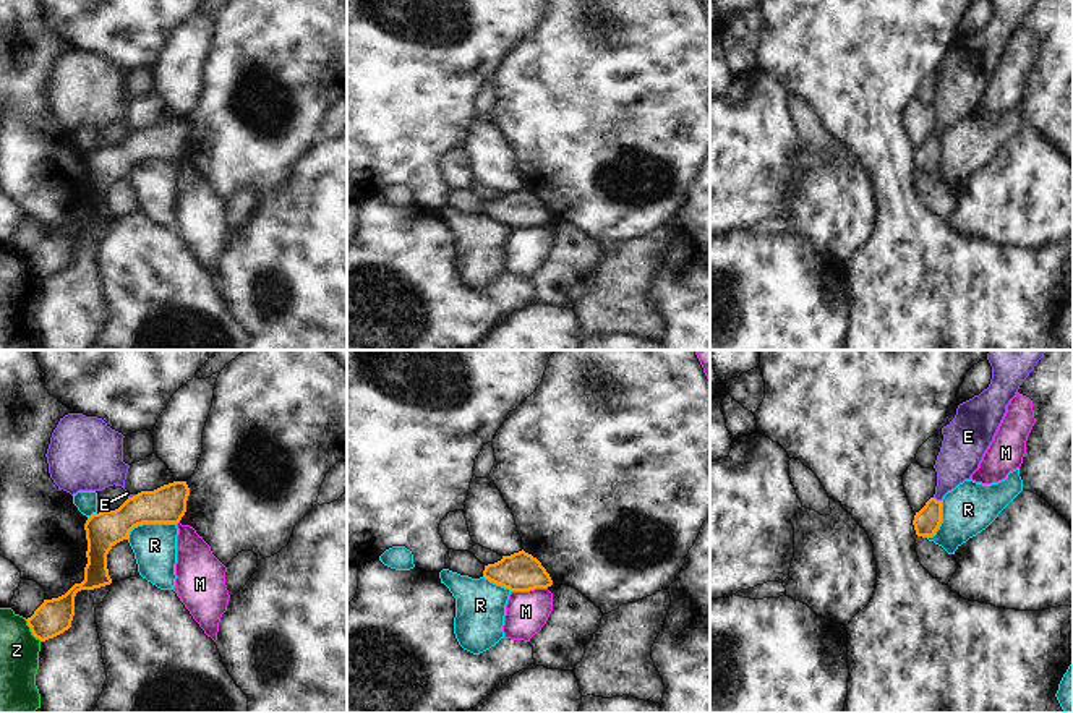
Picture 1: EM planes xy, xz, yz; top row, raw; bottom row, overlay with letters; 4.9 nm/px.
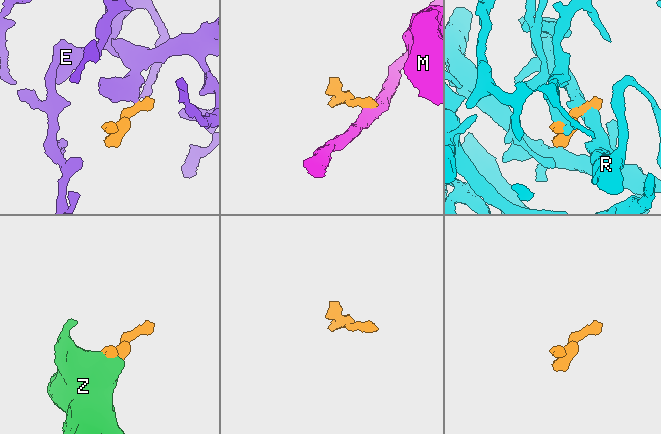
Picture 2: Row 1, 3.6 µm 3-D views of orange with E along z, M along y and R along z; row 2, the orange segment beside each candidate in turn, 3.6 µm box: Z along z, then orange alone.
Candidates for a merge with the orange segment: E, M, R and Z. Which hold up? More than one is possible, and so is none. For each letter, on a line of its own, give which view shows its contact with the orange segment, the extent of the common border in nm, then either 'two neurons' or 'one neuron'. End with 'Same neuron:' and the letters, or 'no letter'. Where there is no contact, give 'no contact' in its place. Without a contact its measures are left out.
E: meets orange in yz; contact 50 nm long; one neuron
M: meets orange in xz; contact 190 nm long; two neurons
R: meets orange in xy; contact 260 nm long; two neurons
Z: meets orange in xy; contact 140 nm long; two neurons
Same neuron: E

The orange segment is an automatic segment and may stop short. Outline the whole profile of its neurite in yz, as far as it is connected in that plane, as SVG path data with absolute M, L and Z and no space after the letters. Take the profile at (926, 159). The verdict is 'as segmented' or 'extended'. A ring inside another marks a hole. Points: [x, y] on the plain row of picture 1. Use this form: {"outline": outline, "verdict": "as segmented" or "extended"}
{"outline": "M990 0L992 16L979 32L963 39L956 45L955 55L942 65L943 78L935 97L937 123L935 131L916 149L913 162L917 173L934 173L942 160L942 136L979 105L994 73L1007 50L1007 42L1016 32L1021 19L1029 13L1037 0Z", "verdict": "extended"}

